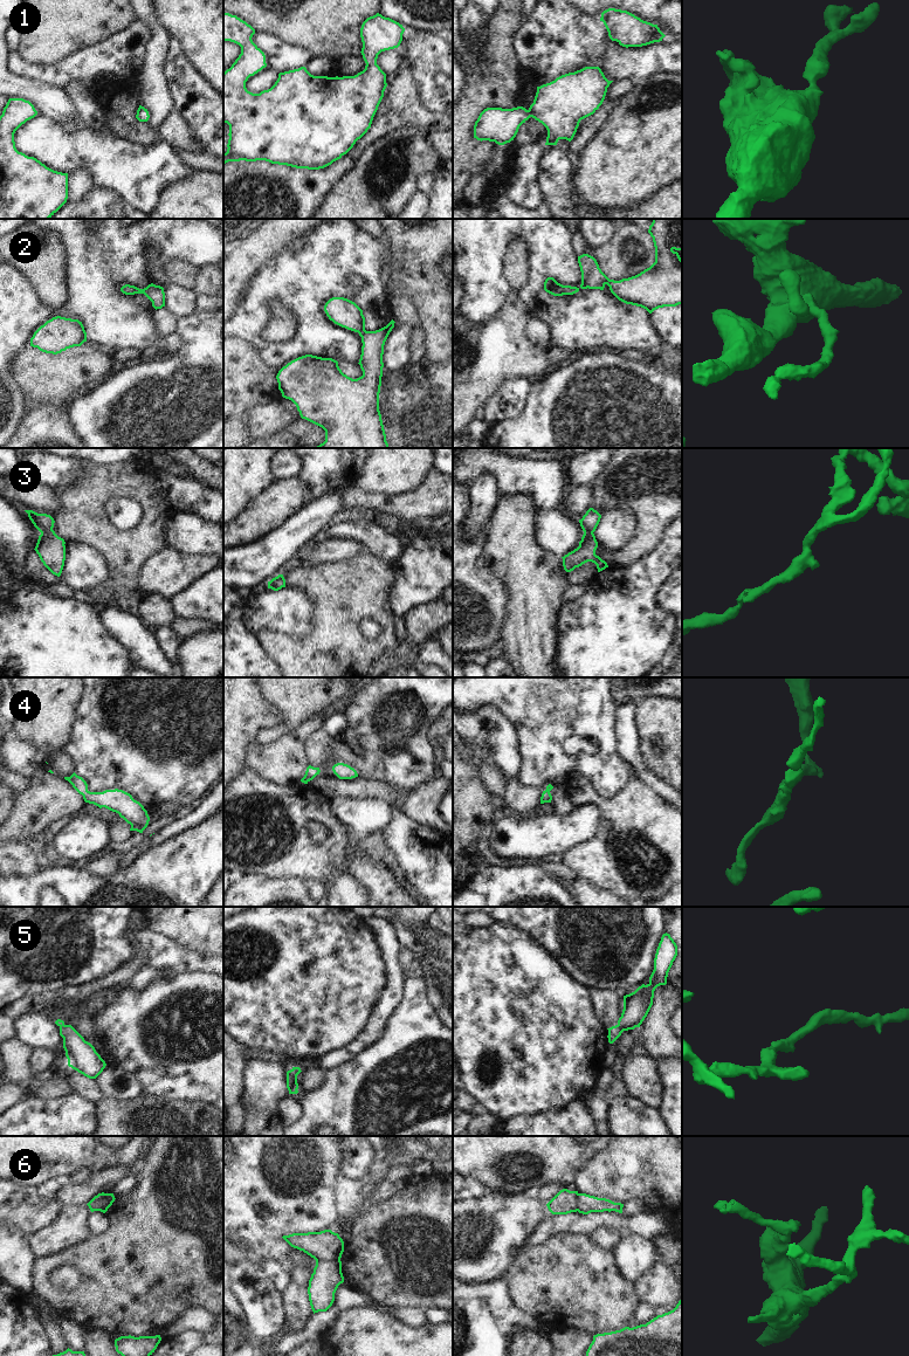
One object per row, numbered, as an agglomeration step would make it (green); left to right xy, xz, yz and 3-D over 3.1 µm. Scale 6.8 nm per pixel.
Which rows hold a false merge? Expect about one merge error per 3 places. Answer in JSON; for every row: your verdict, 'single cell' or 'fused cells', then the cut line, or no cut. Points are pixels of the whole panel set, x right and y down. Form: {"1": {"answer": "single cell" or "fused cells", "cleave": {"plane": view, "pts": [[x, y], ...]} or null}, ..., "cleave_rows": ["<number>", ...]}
{"1": {"answer": "single cell", "cleave": null}, "2": {"answer": "single cell", "cleave": null}, "3": {"answer": "single cell", "cleave": null}, "4": {"answer": "single cell", "cleave": null}, "5": {"answer": "single cell", "cleave": null}, "6": {"answer": "fused cells", "cleave": {"plane": "xy", "pts": [[114, 1196], [101, 1205]]}}, "cleave_rows": ["6"]}

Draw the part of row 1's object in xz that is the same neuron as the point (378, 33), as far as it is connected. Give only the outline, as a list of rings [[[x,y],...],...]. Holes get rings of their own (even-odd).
[[[223,13],[223,41],[241,47],[241,54],[229,69],[223,73],[223,123],[229,125],[227,152],[223,164],[228,161],[266,160],[271,164],[287,165],[296,168],[319,170],[331,165],[346,154],[371,128],[373,117],[387,87],[386,74],[377,64],[381,51],[398,48],[402,41],[405,28],[399,22],[377,13],[367,18],[360,28],[363,42],[361,55],[365,69],[354,76],[328,77],[314,76],[305,67],[278,74],[275,84],[260,94],[247,90],[246,82],[267,67],[264,53],[253,42],[255,29],[236,15]]]

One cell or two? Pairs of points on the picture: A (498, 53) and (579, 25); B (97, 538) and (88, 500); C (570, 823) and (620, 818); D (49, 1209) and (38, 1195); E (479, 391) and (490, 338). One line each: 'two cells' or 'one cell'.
A: two cells
B: one cell
C: two cells
D: two cells
E: one cell

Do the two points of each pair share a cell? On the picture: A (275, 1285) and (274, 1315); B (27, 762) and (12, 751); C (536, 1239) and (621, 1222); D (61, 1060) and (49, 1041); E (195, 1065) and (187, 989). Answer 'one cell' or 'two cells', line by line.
A: one cell
B: one cell
C: one cell
D: one cell
E: one cell

